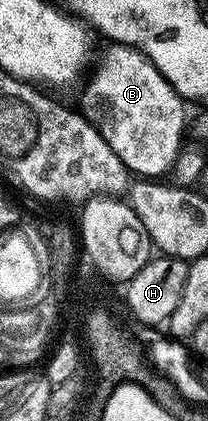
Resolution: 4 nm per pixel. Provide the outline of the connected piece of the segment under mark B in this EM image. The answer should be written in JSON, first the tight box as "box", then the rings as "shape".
{"box":[79,44,187,178],"shape":[[[114,44],[108,45],[109,49],[102,54],[101,57],[96,57],[95,67],[92,69],[91,75],[84,81],[85,89],[81,92],[81,105],[79,105],[80,111],[83,113],[86,120],[90,124],[93,124],[99,130],[99,134],[107,142],[107,146],[111,146],[111,150],[115,150],[115,154],[119,154],[119,158],[124,162],[126,168],[130,173],[137,178],[165,178],[173,171],[173,163],[175,158],[180,154],[183,147],[183,139],[181,135],[186,135],[187,132],[187,116],[185,120],[185,108],[187,108],[186,101],[181,99],[181,95],[175,91],[171,86],[171,82],[167,82],[167,78],[163,78],[163,74],[159,74],[159,70],[149,61],[149,59],[143,55],[143,53],[137,49],[127,46],[126,44]]]}

